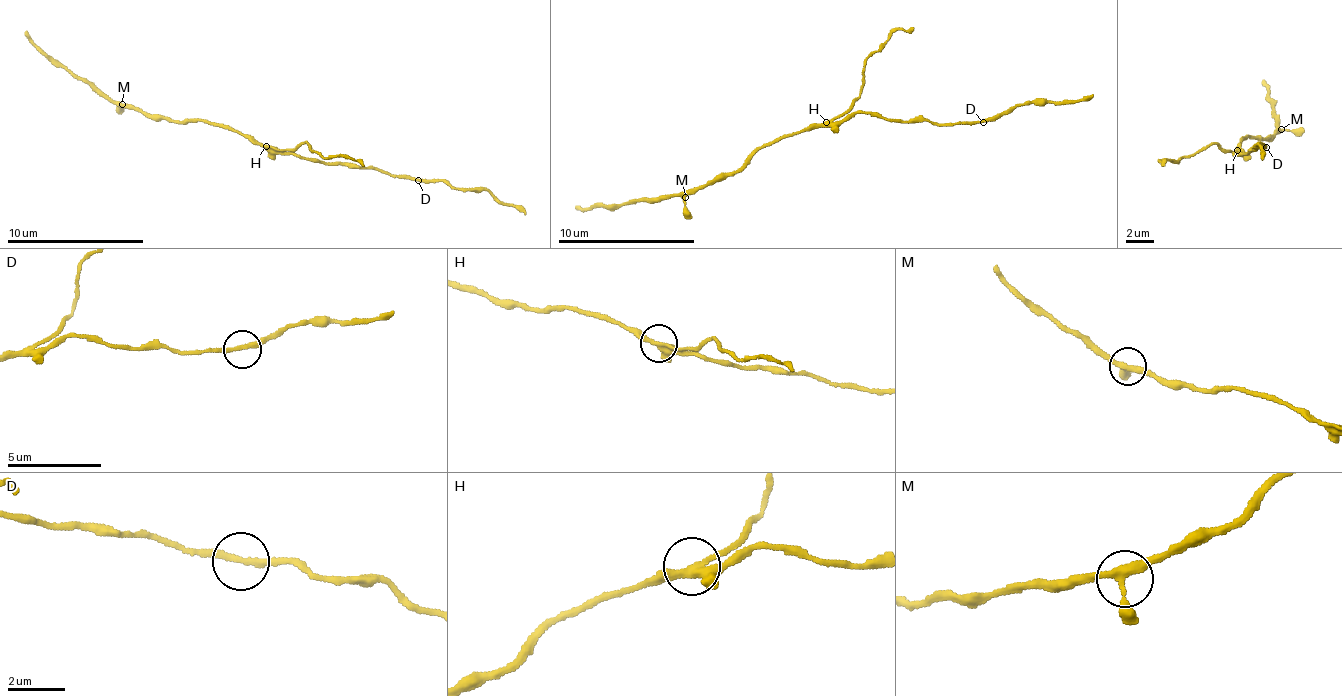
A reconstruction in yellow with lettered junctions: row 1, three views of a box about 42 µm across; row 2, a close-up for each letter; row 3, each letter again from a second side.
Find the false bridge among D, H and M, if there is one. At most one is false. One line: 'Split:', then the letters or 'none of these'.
Split: H

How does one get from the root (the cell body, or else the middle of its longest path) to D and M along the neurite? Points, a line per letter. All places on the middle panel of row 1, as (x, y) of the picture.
D: (823, 124), (837, 125), (845, 117), (863, 113), (942, 125), (973, 125), (984, 121)
M: (823, 124), (809, 124), (797, 133), (765, 144), (740, 168), (716, 174), (685, 197)

